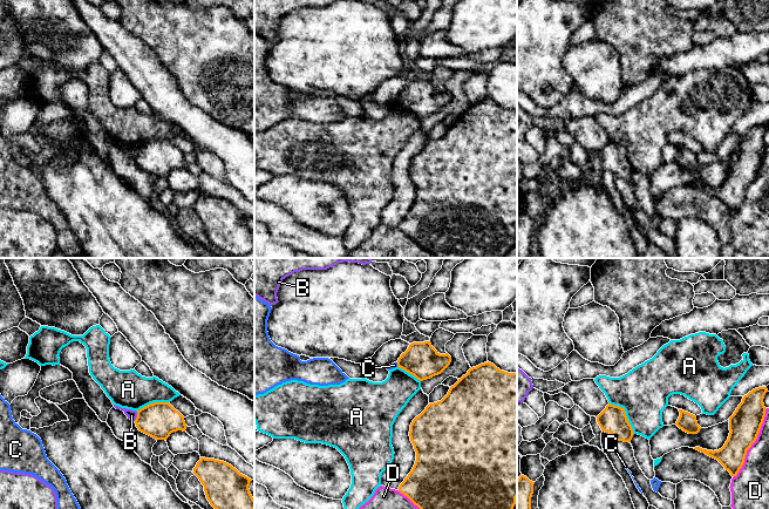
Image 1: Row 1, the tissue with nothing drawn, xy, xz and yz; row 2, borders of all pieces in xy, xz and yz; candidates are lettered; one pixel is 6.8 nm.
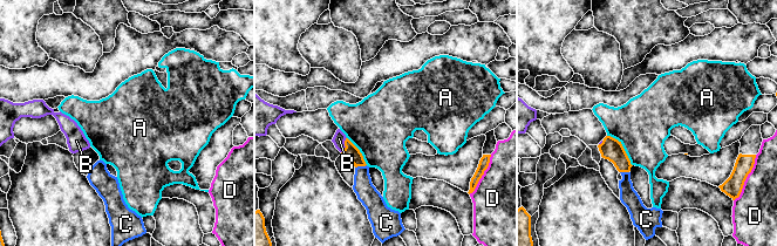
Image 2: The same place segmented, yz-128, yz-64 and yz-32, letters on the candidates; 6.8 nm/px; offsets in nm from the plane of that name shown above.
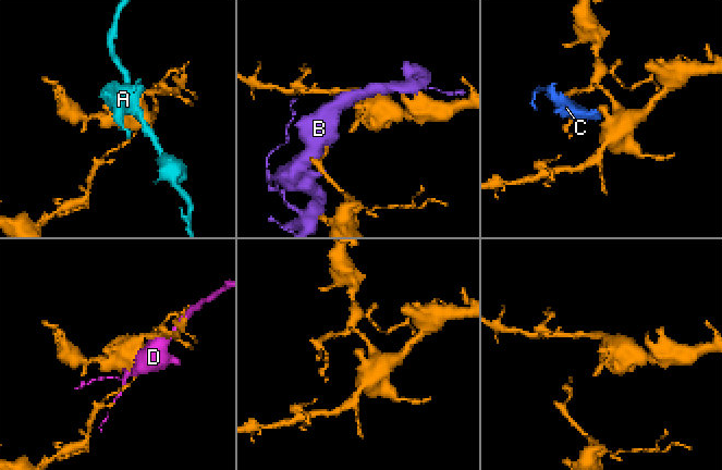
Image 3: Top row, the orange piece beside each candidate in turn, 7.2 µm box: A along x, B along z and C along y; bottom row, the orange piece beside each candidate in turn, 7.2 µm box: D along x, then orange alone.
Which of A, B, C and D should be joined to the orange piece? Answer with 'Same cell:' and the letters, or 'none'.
Same cell: none

